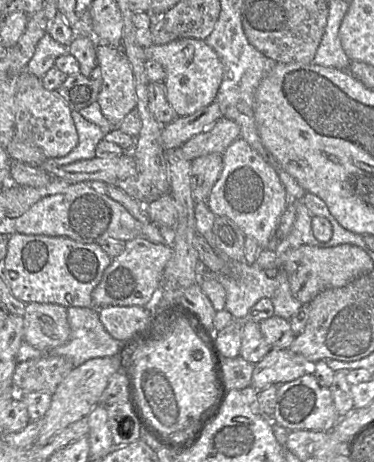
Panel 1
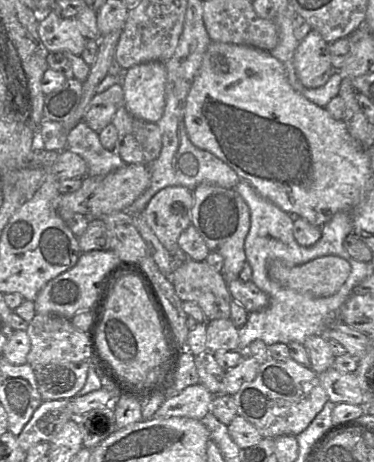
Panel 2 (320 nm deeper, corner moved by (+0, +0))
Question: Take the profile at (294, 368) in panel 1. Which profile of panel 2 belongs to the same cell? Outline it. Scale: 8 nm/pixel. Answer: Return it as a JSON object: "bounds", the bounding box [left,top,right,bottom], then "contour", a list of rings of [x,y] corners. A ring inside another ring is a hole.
{"bounds":[154,384,215,420],"contour":[[[196,384],[163,397],[165,401],[156,411],[154,418],[187,417],[201,420],[210,412],[215,395],[203,385]]]}

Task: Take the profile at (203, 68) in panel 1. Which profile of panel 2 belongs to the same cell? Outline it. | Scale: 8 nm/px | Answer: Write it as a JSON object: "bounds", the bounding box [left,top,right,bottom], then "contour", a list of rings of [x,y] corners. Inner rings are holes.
{"bounds":[122,62,167,123],"contour":[[[164,62],[135,65],[122,80],[123,105],[135,117],[157,123],[163,116],[167,71]]]}

